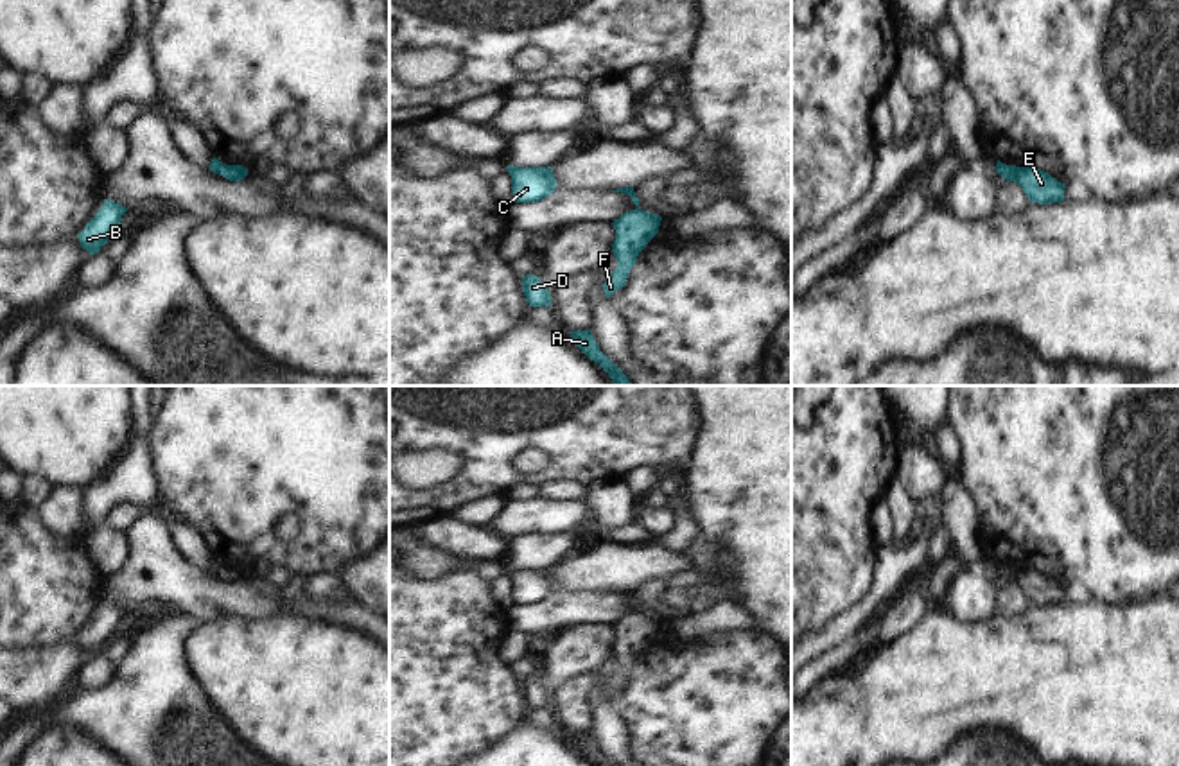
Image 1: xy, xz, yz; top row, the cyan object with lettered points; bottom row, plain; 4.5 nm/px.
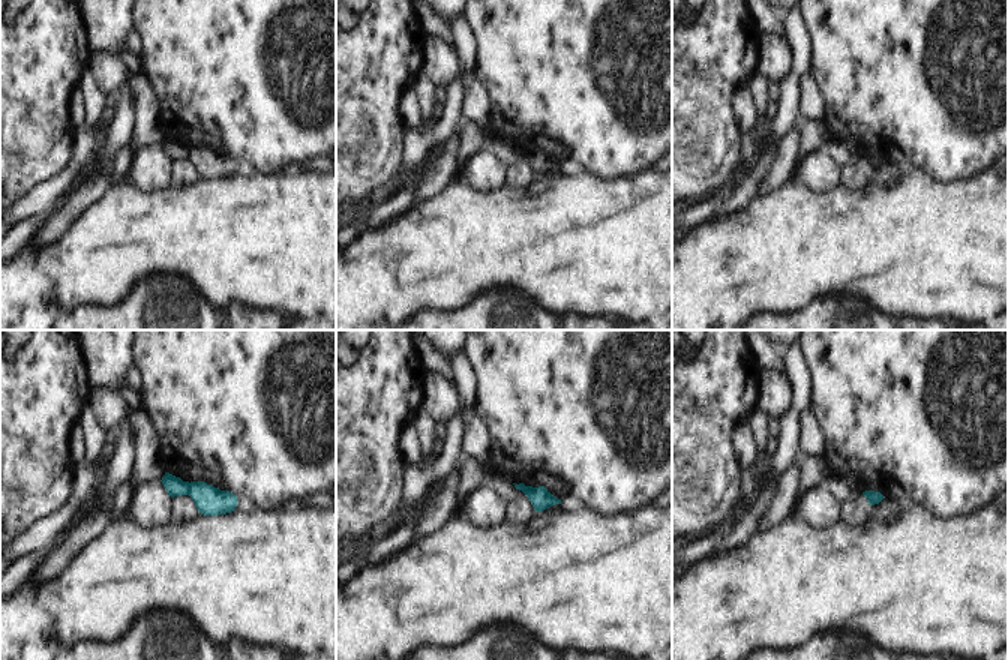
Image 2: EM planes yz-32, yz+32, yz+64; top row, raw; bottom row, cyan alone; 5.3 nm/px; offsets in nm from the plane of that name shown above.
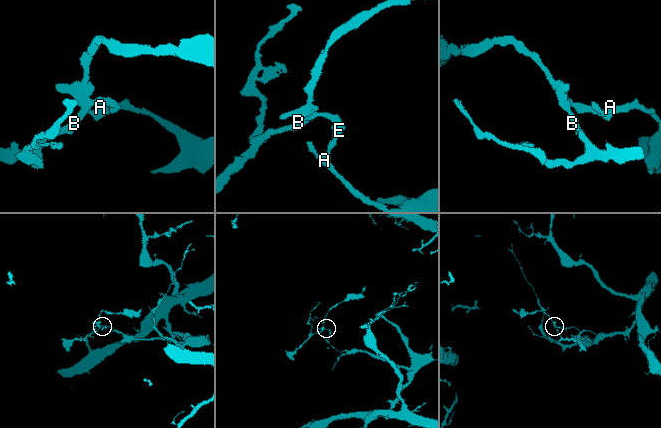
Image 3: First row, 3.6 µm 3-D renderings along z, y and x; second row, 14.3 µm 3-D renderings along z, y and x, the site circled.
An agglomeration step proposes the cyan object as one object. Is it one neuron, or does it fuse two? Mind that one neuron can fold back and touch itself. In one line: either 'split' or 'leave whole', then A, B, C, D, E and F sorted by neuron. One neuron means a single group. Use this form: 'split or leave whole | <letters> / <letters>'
split | A D E F / B C

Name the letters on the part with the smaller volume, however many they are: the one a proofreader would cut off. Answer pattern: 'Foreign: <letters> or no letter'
Foreign: B, C

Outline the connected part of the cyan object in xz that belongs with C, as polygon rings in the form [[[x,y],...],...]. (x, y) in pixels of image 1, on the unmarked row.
[[[508,567],[515,605],[538,605],[556,592],[553,569]]]

